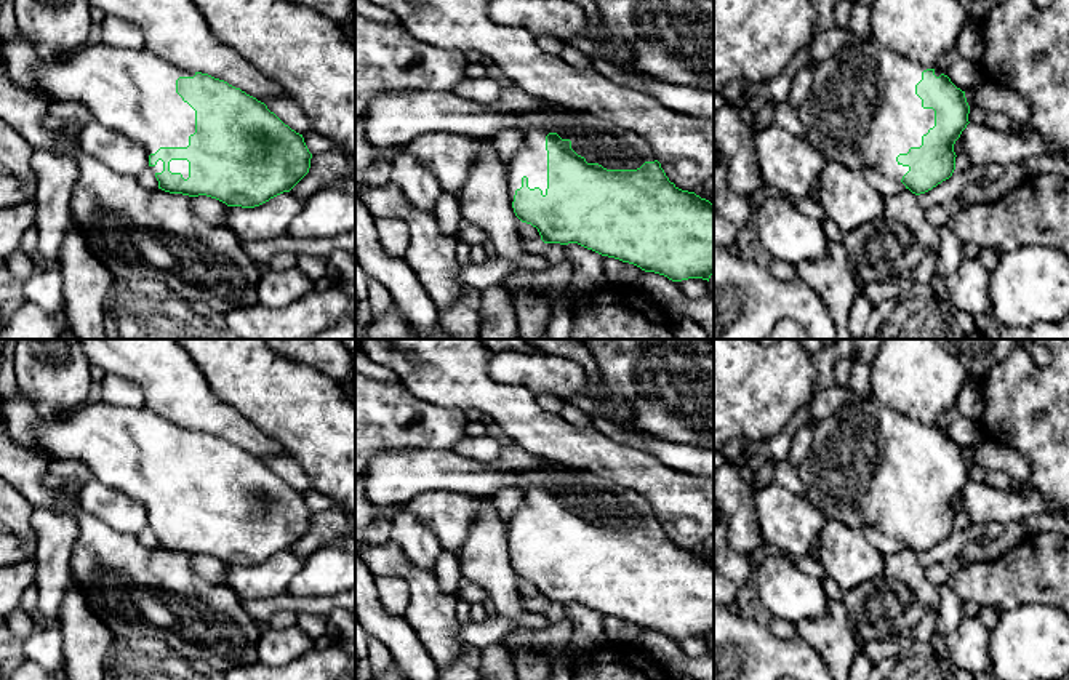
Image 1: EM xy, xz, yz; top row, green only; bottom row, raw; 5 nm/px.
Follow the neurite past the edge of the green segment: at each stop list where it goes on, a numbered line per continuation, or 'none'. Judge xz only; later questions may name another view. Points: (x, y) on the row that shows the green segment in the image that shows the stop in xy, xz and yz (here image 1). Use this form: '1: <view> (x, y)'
1: xz (599, 141)

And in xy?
1: xy (133, 92)

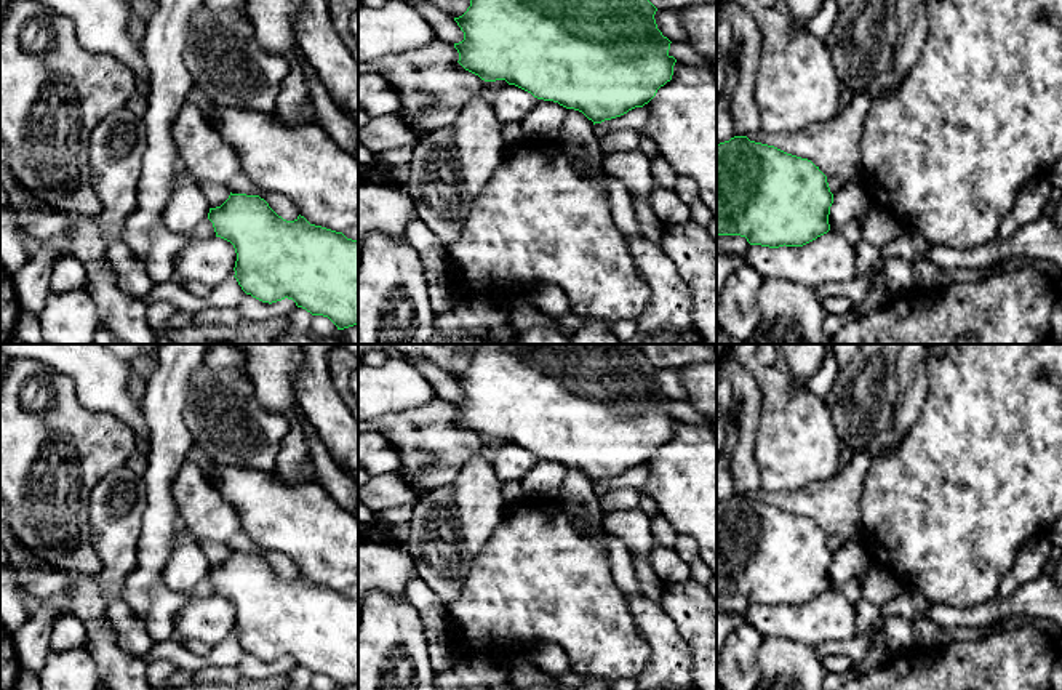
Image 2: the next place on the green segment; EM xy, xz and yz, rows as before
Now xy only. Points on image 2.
none

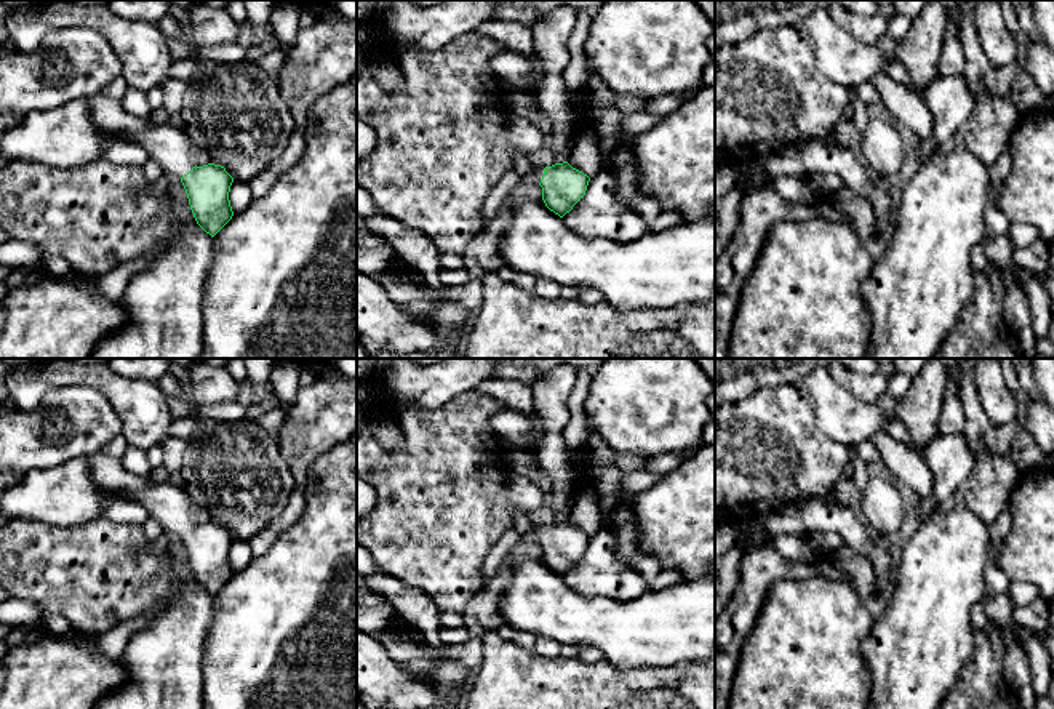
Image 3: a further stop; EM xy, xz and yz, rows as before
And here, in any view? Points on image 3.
1: xz (536, 173)

